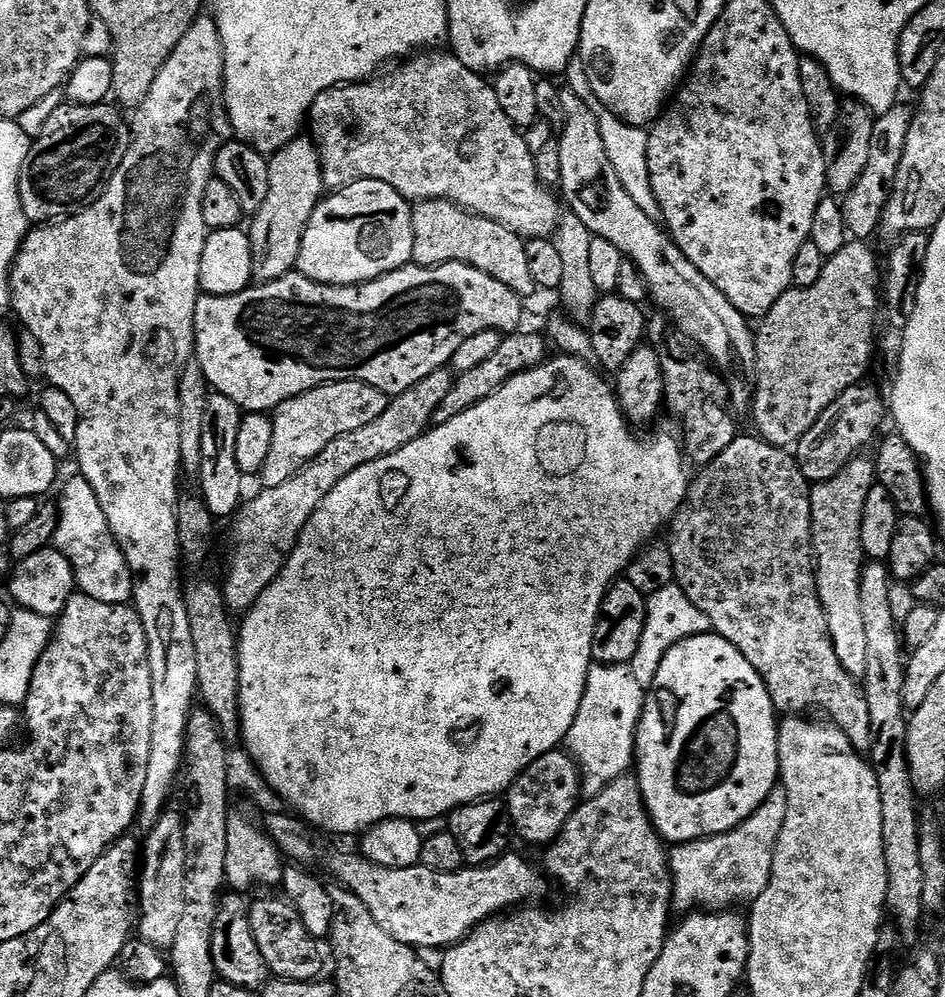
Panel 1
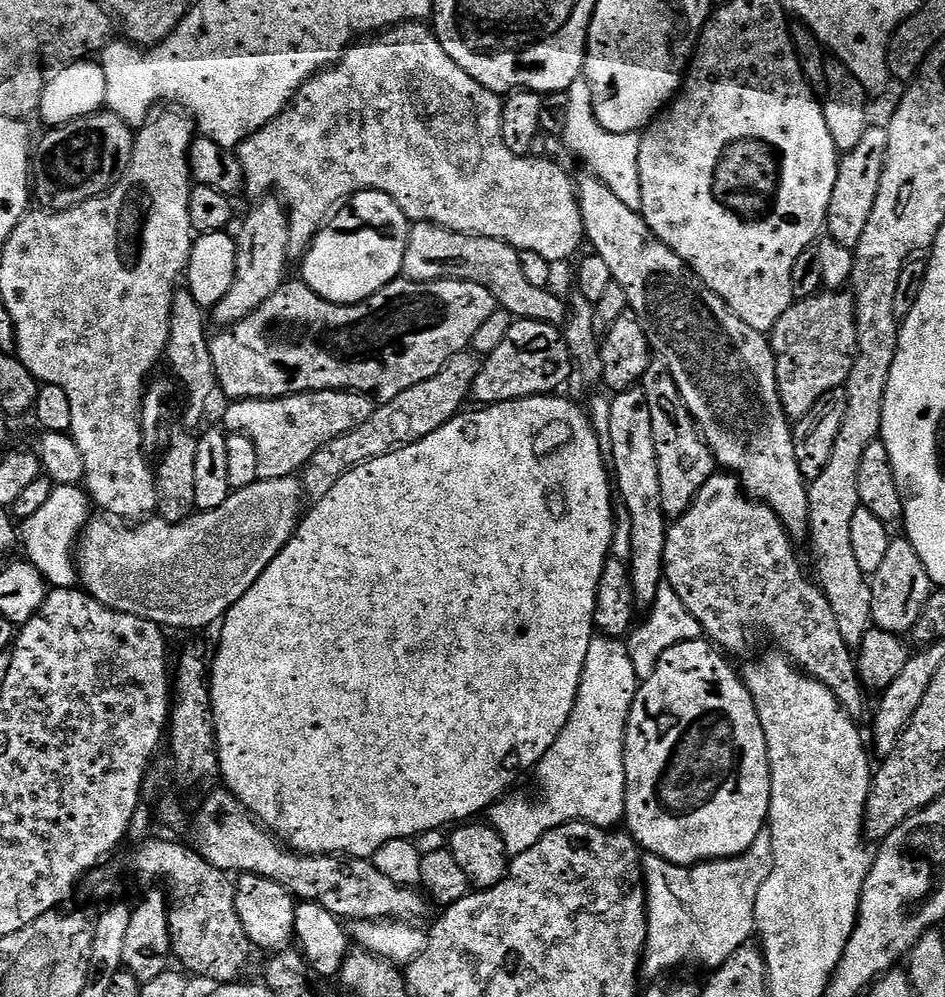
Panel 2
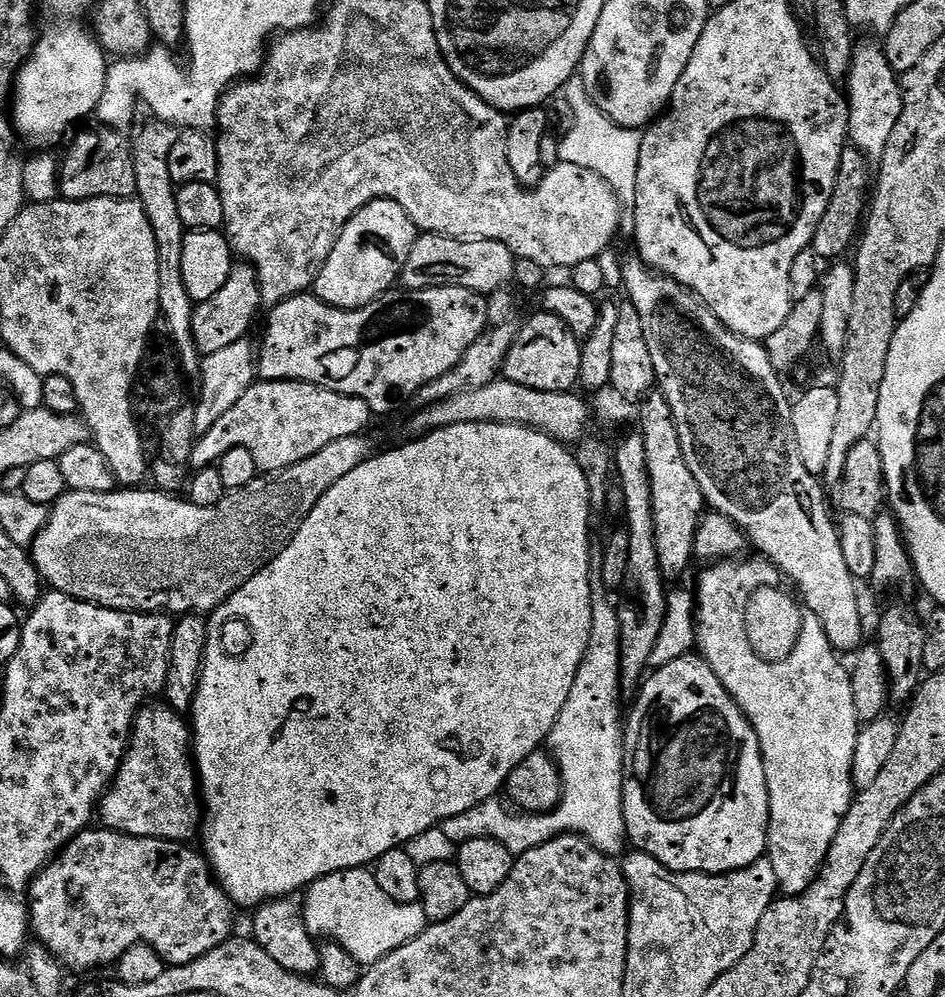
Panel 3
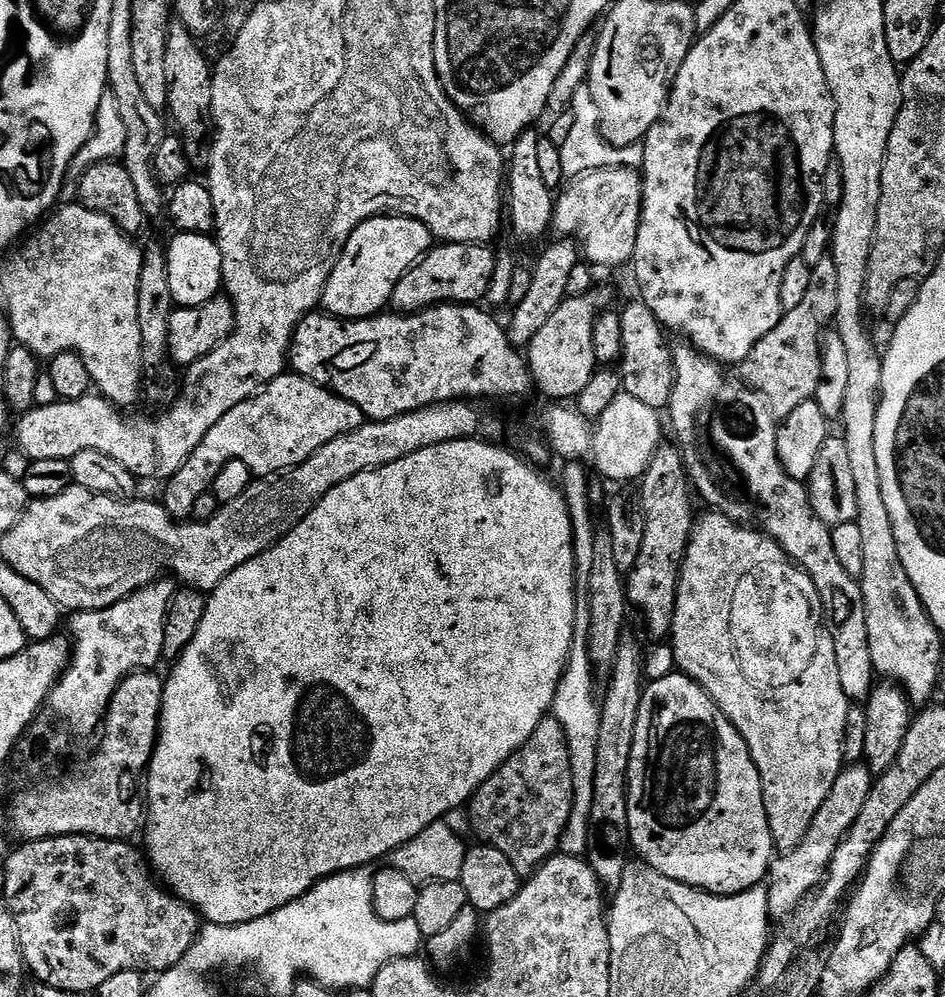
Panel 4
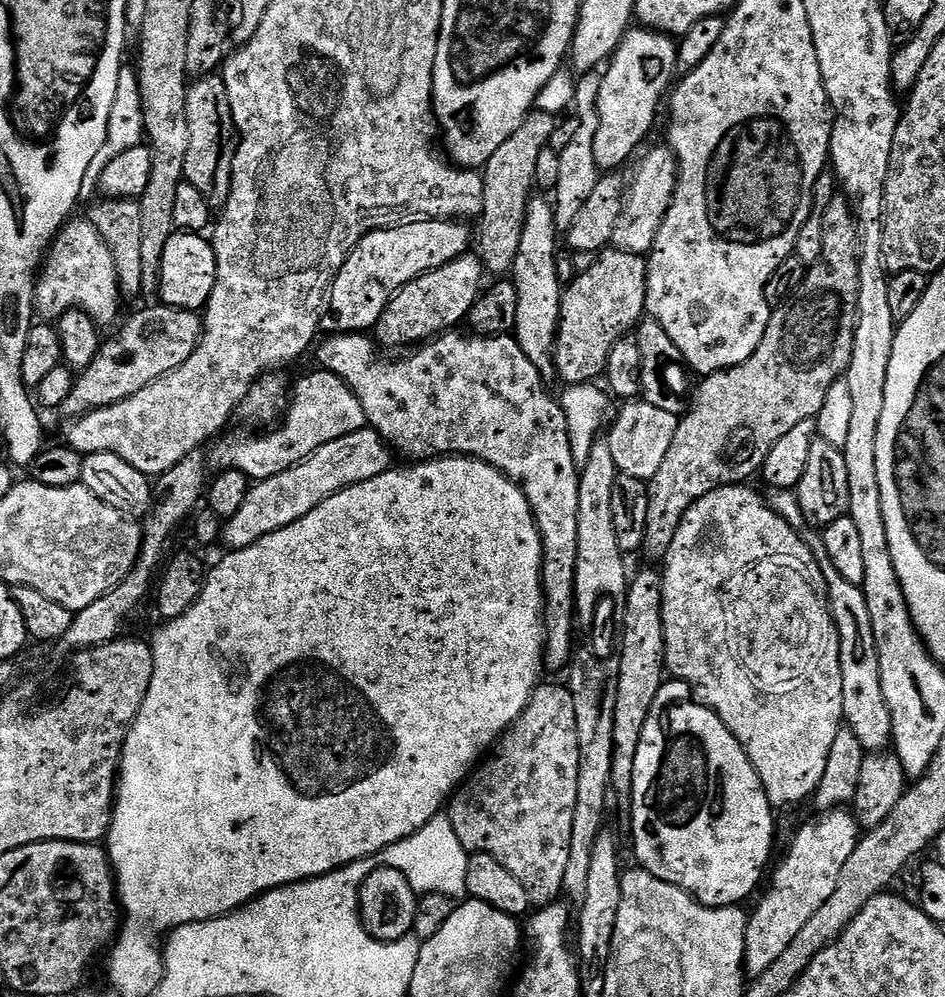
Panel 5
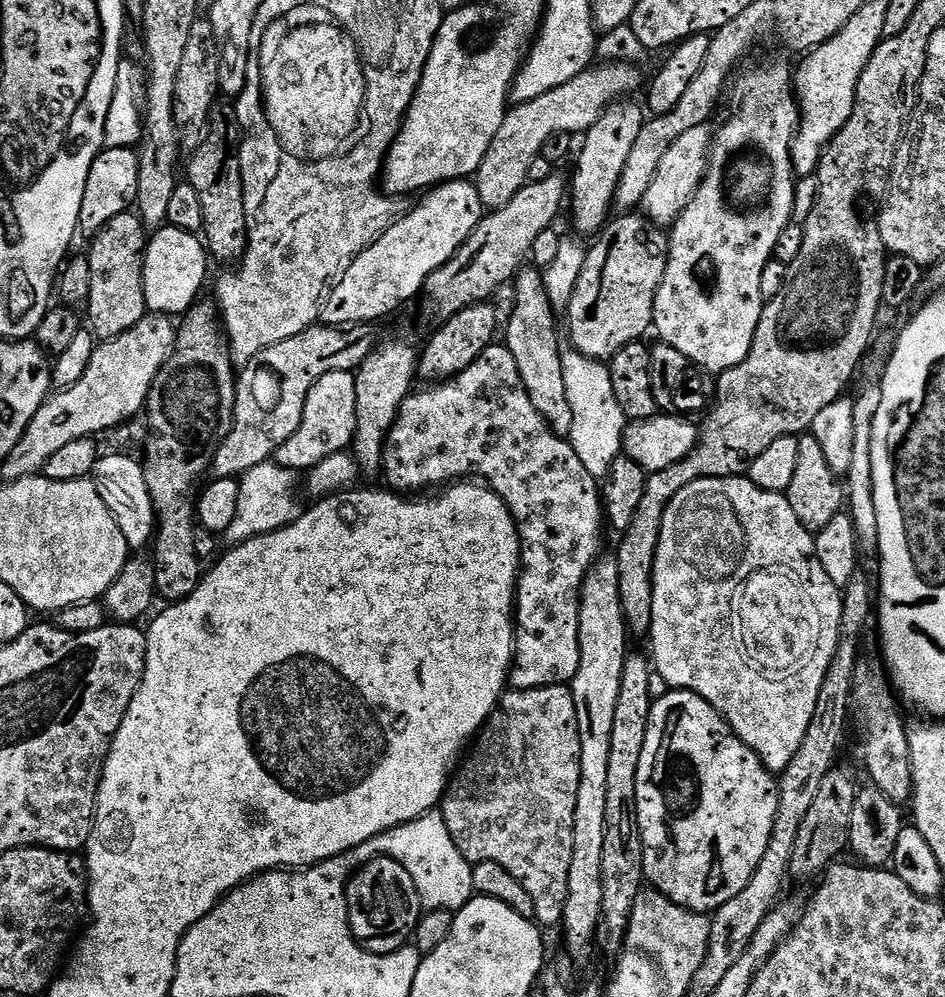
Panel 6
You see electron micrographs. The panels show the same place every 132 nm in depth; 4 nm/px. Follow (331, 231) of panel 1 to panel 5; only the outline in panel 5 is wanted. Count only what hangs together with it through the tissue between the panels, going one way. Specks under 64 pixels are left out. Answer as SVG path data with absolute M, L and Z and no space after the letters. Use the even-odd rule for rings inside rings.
M455 218L442 220L413 220L391 228L379 228L358 242L358 246L344 259L342 270L336 276L330 293L330 312L333 316L325 315L322 328L328 334L364 334L375 329L378 318L386 310L396 291L426 274L430 270L438 270L438 266L446 266L446 262L454 262L454 258L465 255L468 248L467 223Z

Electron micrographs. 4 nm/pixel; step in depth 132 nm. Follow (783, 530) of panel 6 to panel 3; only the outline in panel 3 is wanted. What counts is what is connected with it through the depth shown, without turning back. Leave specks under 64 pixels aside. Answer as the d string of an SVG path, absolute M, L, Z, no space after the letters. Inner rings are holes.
M725 558L705 567L708 569L694 587L698 652L756 731L768 787L766 860L776 871L779 887L785 893L799 894L816 879L825 857L823 851L811 852L804 845L804 820L815 814L816 796L822 803L833 804L839 810L847 809L852 803L854 750L862 725L856 718L849 669L836 661L837 653L826 638L823 626L818 622L804 624L801 605L772 585L782 580L782 576L767 559L744 559Z

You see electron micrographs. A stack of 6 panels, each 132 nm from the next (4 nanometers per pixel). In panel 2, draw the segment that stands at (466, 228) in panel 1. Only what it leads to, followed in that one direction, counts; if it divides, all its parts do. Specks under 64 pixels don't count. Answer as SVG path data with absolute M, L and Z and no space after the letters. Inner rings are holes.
M416 222L408 234L403 275L410 280L469 280L478 282L496 295L497 305L513 318L540 320L543 324L563 325L569 305L552 293L551 287L539 288L526 278L519 264L520 253L506 242L486 236L455 232L441 224Z

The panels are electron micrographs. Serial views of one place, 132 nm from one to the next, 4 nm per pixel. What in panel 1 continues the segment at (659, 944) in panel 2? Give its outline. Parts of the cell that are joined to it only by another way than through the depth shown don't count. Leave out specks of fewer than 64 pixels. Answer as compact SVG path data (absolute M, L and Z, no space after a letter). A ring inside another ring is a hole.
M777 786L777 787L773 788L772 793L766 798L766 802L762 802L762 806L758 806L758 810L754 810L754 814L750 814L750 818L746 818L746 822L742 822L734 830L730 830L729 832L724 832L720 836L710 836L706 840L691 840L691 842L689 842L689 844L675 845L675 847L673 847L671 849L671 851L668 852L668 868L672 871L672 902L673 902L675 911L677 913L680 912L680 914L688 914L688 913L691 913L693 910L700 910L700 909L728 910L728 909L731 909L733 906L740 906L740 905L736 905L736 904L744 904L744 906L748 906L748 905L751 905L753 900L757 900L758 897L762 893L764 893L764 891L766 890L766 886L768 885L768 883L770 882L770 878L772 877L772 863L774 862L774 854L776 853L776 839L778 838L778 834L782 830L782 822L786 822L786 806L787 805L788 805L788 791L786 791L786 789L783 788L782 786Z

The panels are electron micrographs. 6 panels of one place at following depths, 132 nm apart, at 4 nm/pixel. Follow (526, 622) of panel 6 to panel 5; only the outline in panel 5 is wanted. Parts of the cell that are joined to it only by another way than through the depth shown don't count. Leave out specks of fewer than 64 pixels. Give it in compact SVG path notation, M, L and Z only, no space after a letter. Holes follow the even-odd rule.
M453 330L444 333L443 336L437 336L435 340L427 341L415 350L409 351L405 360L387 360L384 356L379 356L378 345L371 335L368 334L332 334L327 338L321 339L318 347L315 349L316 360L321 369L326 372L332 372L338 378L342 378L342 382L346 382L346 386L350 386L350 390L354 390L354 394L358 398L358 402L362 402L362 410L368 419L367 427L373 428L384 440L388 442L388 447L392 449L397 457L405 456L405 461L419 462L422 460L434 460L441 456L473 456L475 460L486 462L490 466L494 466L499 472L509 476L511 480L519 486L522 494L526 494L526 502L530 502L530 510L536 519L536 525L540 531L540 541L542 542L542 550L544 551L544 561L542 562L542 582L544 583L544 667L550 673L560 672L569 667L570 661L573 659L574 650L572 652L572 624L574 628L574 609L576 607L576 599L574 598L574 574L576 573L576 559L578 558L578 482L580 481L580 469L574 462L574 450L570 446L570 434L566 426L566 414L564 413L561 401L556 400L548 393L549 385L542 378L542 374L538 374L538 366L534 366L534 362L530 362L530 358L526 358L526 354L522 354L522 346L518 346L518 342L511 335L490 336L472 334L463 336L460 330Z

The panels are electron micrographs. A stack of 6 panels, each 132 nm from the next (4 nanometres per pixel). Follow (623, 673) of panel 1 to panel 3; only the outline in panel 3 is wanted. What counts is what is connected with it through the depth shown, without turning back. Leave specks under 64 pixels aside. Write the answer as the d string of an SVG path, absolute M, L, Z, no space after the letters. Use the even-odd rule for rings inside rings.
M599 582L593 583L592 621L590 622L590 642L588 643L588 649L582 658L582 666L574 678L574 687L570 689L570 698L566 698L566 706L562 706L562 714L558 714L558 722L554 722L552 733L548 735L546 741L547 747L550 749L550 755L556 762L556 769L560 771L560 802L556 805L551 814L539 819L542 821L537 824L536 828L541 833L536 832L531 836L531 834L528 833L527 822L519 820L516 816L511 816L511 814L499 804L499 799L493 798L482 802L478 806L474 806L470 810L466 810L466 814L458 814L454 818L446 818L438 825L442 830L442 834L446 834L446 838L450 838L452 844L459 846L465 844L467 840L473 840L474 838L490 838L500 844L505 844L512 852L513 857L518 857L521 856L523 852L529 852L534 845L543 844L546 838L551 838L557 834L579 834L583 836L589 844L594 845L598 851L604 853L606 856L620 858L625 855L626 849L624 849L624 844L627 845L629 843L628 829L630 824L629 821L624 821L624 756L620 753L620 696L622 697L622 689L620 687L620 612L618 608L615 608L615 606L608 601L608 596L610 596L609 589L605 588L604 585Z

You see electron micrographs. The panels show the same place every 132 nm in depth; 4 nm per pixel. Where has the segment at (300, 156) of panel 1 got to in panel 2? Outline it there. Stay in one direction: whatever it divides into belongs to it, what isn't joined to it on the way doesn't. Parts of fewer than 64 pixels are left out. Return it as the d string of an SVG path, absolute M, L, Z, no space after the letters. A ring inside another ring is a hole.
M264 198L259 201L260 204L248 217L244 220L244 225L240 228L240 236L235 237L236 242L236 274L234 276L234 286L230 286L229 292L226 294L226 298L222 298L222 302L218 302L216 307L211 309L210 316L213 321L214 319L220 323L220 326L231 326L237 324L242 318L246 318L250 314L254 314L254 310L258 310L258 306L262 306L262 302L266 302L266 298L270 298L270 294L274 294L278 289L280 289L281 284L285 283L286 276L284 276L284 271L288 268L288 260L290 261L290 253L288 251L288 243L290 242L290 230L292 229L290 223L290 212L287 212L282 205L279 204L279 199L276 198Z

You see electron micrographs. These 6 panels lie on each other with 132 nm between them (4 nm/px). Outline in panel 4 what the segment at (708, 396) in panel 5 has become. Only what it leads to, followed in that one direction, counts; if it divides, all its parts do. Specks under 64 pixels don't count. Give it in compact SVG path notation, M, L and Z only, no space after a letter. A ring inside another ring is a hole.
M831 258L815 264L810 278L810 290L806 298L794 306L794 310L781 316L778 326L750 350L750 354L738 365L739 379L750 388L765 393L777 417L789 416L802 402L813 399L823 377L821 341L838 310L838 273Z

